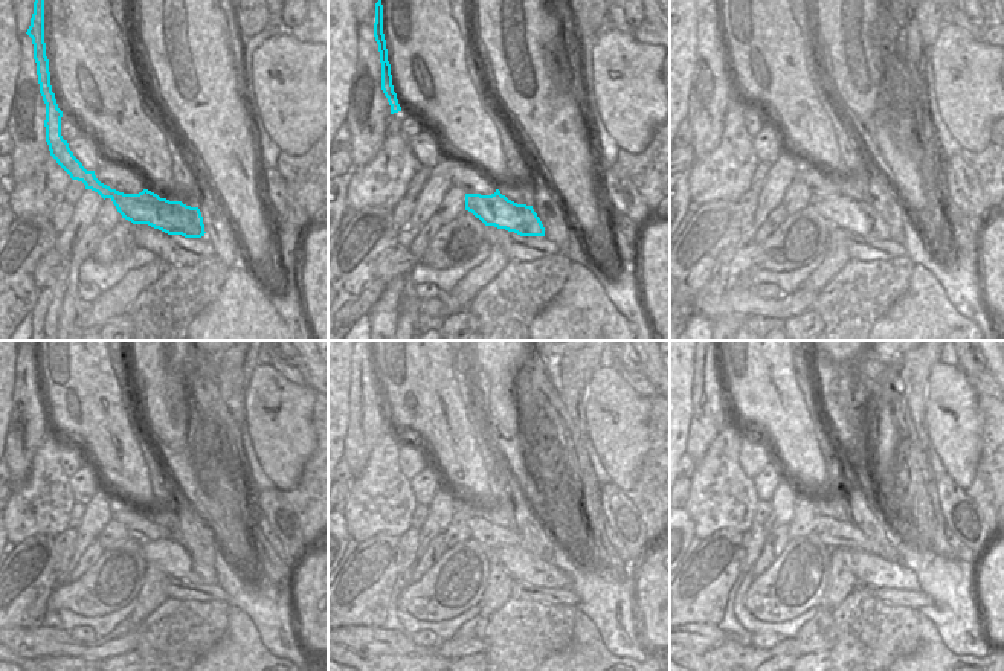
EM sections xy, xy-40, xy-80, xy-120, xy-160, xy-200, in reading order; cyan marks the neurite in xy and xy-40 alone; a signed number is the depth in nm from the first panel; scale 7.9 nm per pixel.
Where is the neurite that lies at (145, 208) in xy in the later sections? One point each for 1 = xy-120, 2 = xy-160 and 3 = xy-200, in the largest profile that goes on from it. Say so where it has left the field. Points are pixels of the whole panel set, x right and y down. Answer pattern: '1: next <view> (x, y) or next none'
1: next xy-120 (171, 557)
2: next xy-160 (521, 565)
3: next xy-200 (870, 569)

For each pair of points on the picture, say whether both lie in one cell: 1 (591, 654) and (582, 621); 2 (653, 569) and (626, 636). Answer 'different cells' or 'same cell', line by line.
1: same cell
2: different cells

